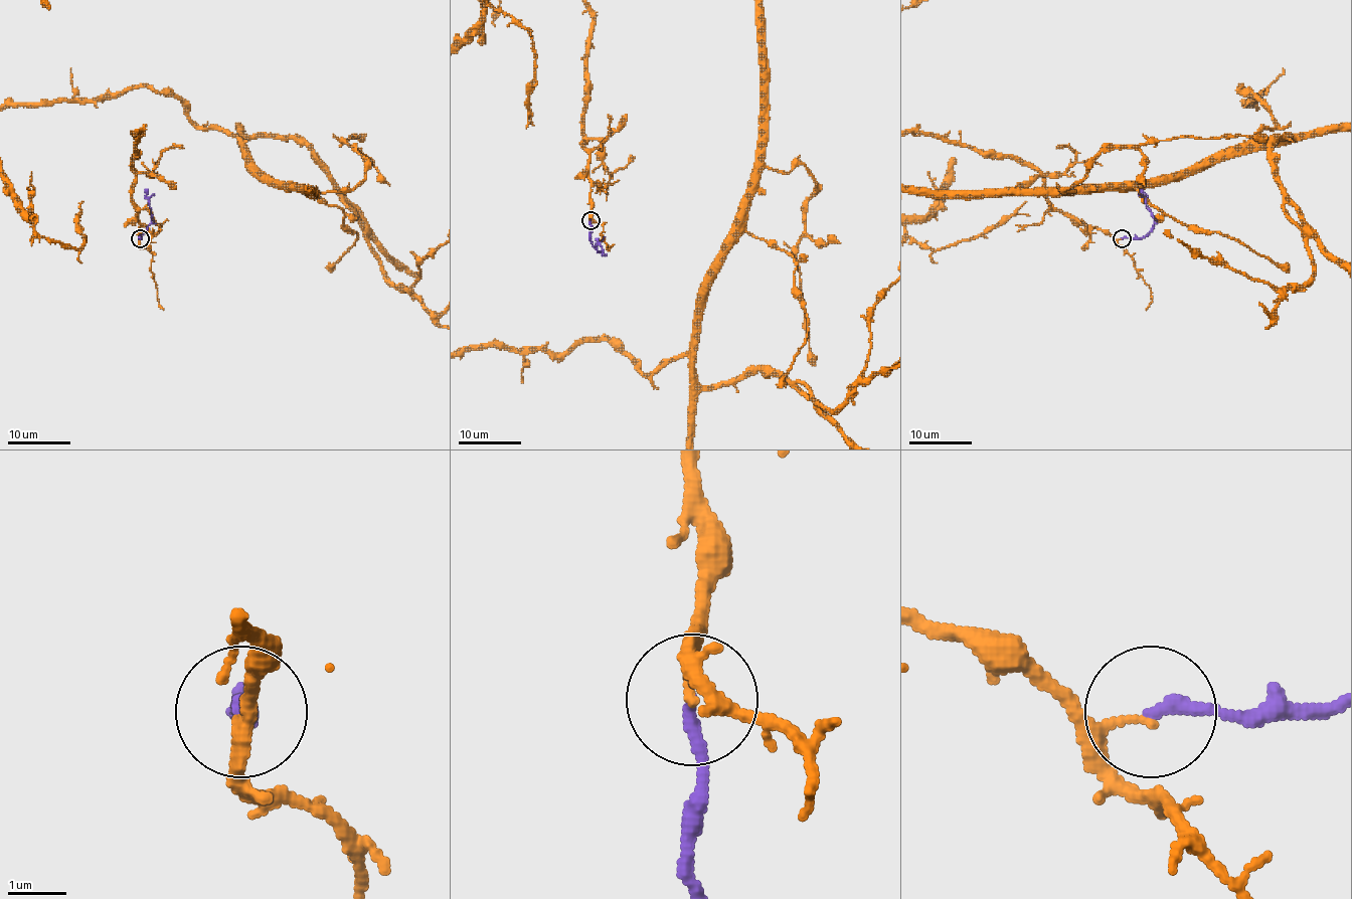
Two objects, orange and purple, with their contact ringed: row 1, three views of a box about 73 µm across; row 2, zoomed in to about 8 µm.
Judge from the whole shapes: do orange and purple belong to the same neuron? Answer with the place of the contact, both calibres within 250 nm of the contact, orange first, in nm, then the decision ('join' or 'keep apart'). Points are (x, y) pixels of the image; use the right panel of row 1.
place (1122, 238); calibres 160 and 240 nm; keep apart

